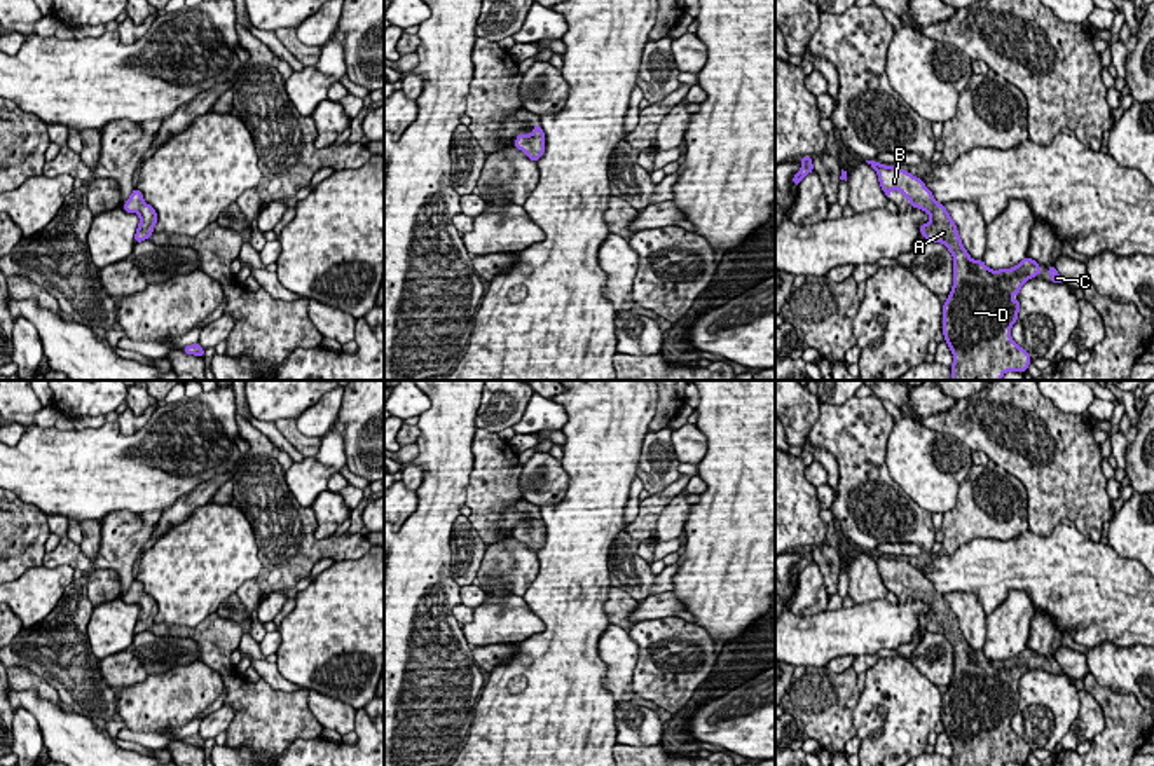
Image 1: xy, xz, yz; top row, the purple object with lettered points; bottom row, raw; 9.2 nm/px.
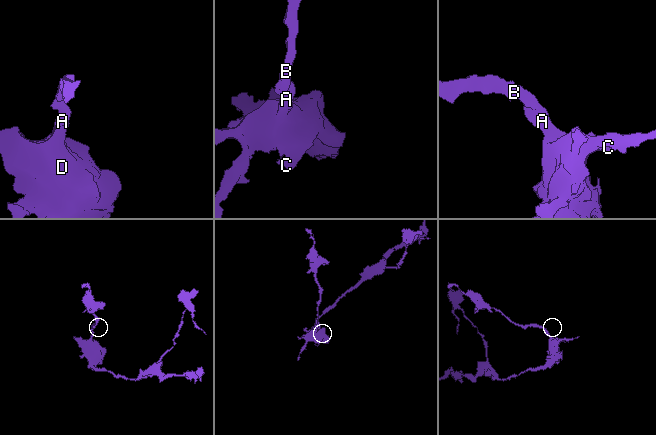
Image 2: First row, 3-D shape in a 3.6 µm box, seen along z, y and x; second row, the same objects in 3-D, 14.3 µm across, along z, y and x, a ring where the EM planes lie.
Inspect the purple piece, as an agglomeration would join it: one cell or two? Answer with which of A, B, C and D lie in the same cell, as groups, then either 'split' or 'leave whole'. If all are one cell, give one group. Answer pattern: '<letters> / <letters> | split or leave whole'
A B C D | leave whole

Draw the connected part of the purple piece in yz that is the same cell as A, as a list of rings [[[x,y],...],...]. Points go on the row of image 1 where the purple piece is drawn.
[[[866,161],[878,174],[889,197],[899,190],[931,220],[920,225],[922,236],[941,243],[953,255],[953,286],[943,304],[943,335],[953,363],[951,380],[1002,380],[1006,372],[1027,372],[1030,354],[1011,339],[1018,319],[1020,288],[1042,274],[1039,263],[1025,256],[1011,269],[988,269],[983,260],[972,260],[962,244],[955,222],[925,183],[910,171]]]

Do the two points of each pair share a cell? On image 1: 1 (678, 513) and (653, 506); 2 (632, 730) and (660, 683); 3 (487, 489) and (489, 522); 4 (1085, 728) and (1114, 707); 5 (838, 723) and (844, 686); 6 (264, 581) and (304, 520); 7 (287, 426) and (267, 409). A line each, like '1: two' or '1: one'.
1: two
2: two
3: one
4: two
5: one
6: one
7: two

